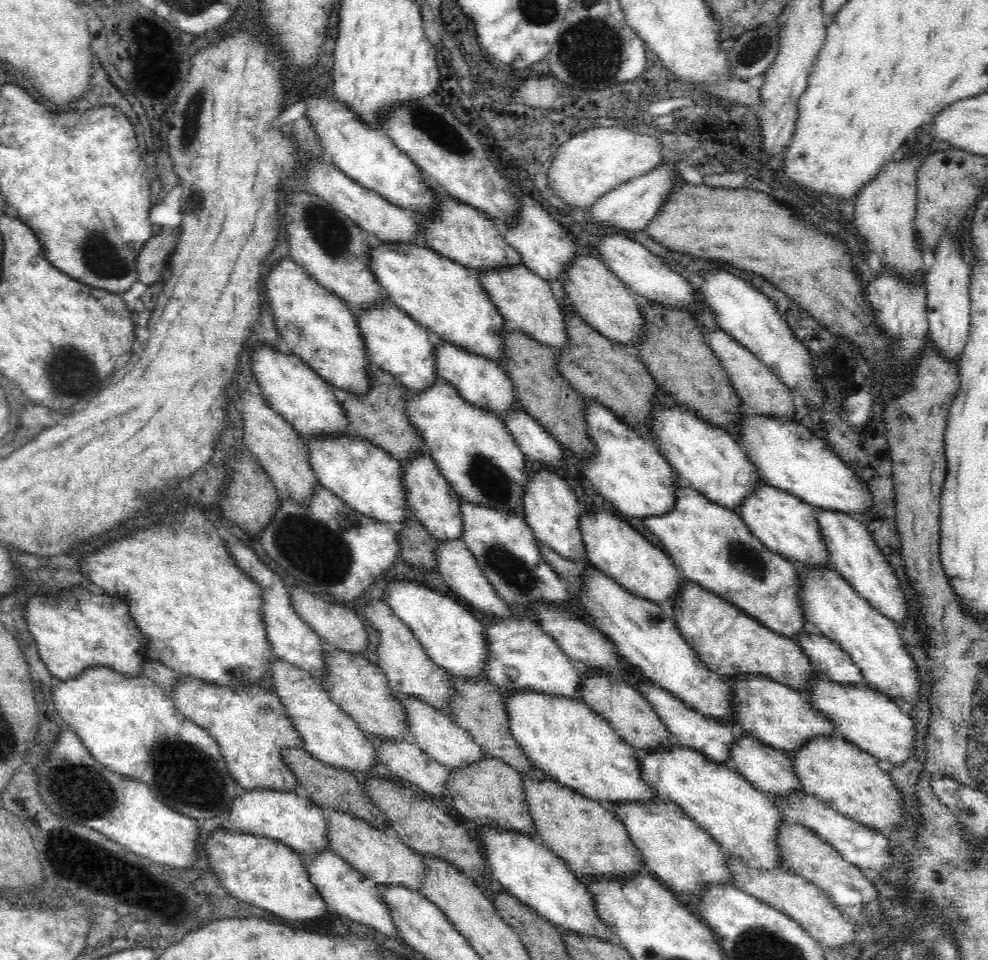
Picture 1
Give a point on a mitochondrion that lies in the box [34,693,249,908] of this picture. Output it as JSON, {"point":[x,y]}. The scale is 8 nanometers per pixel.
{"point":[80,789]}

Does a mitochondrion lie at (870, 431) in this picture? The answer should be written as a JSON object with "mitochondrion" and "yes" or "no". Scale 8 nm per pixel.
{"mitochondrion":"no"}

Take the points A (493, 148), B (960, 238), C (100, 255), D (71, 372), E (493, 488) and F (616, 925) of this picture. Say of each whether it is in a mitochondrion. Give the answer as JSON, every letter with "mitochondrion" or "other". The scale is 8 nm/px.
{"A":"other","B":"other","C":"mitochondrion","D":"mitochondrion","E":"mitochondrion","F":"other"}

